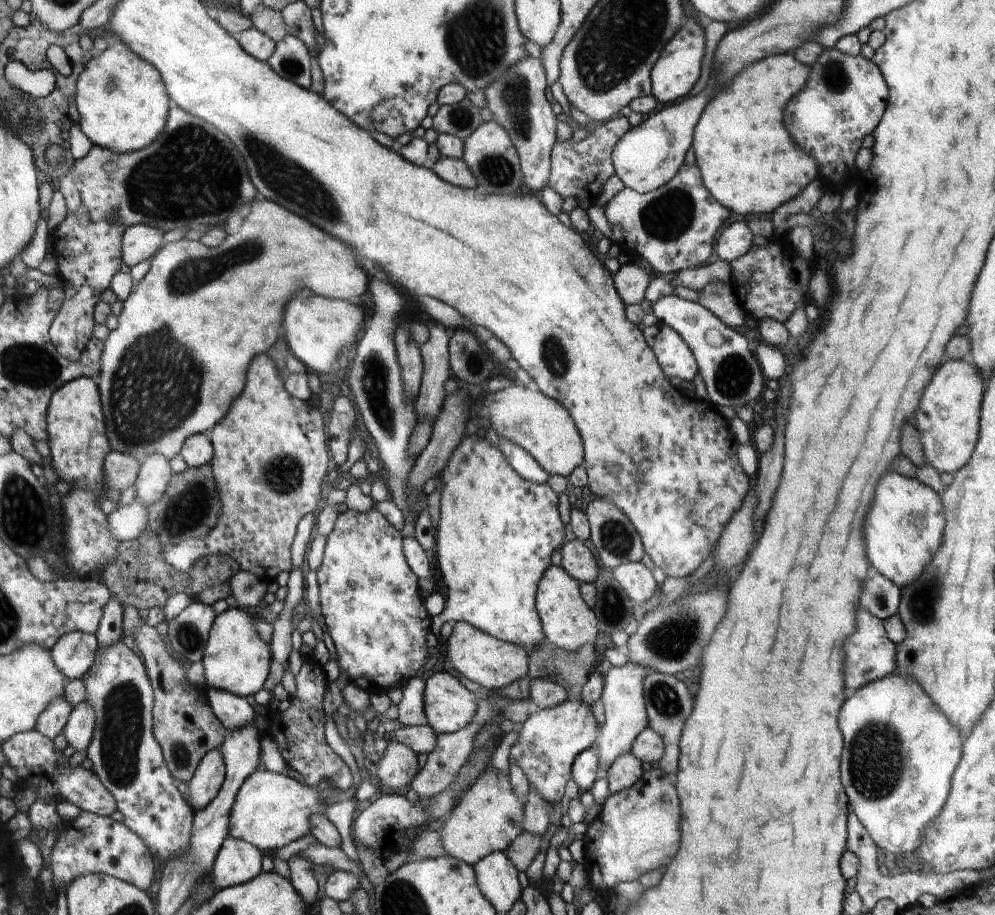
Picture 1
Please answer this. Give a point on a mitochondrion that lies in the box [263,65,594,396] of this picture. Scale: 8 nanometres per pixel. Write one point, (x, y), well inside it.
(514, 92)

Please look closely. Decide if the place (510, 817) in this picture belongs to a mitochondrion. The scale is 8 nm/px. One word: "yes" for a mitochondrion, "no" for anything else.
yes

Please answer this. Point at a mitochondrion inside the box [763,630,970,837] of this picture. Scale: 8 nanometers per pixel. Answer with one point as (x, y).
(877, 760)

